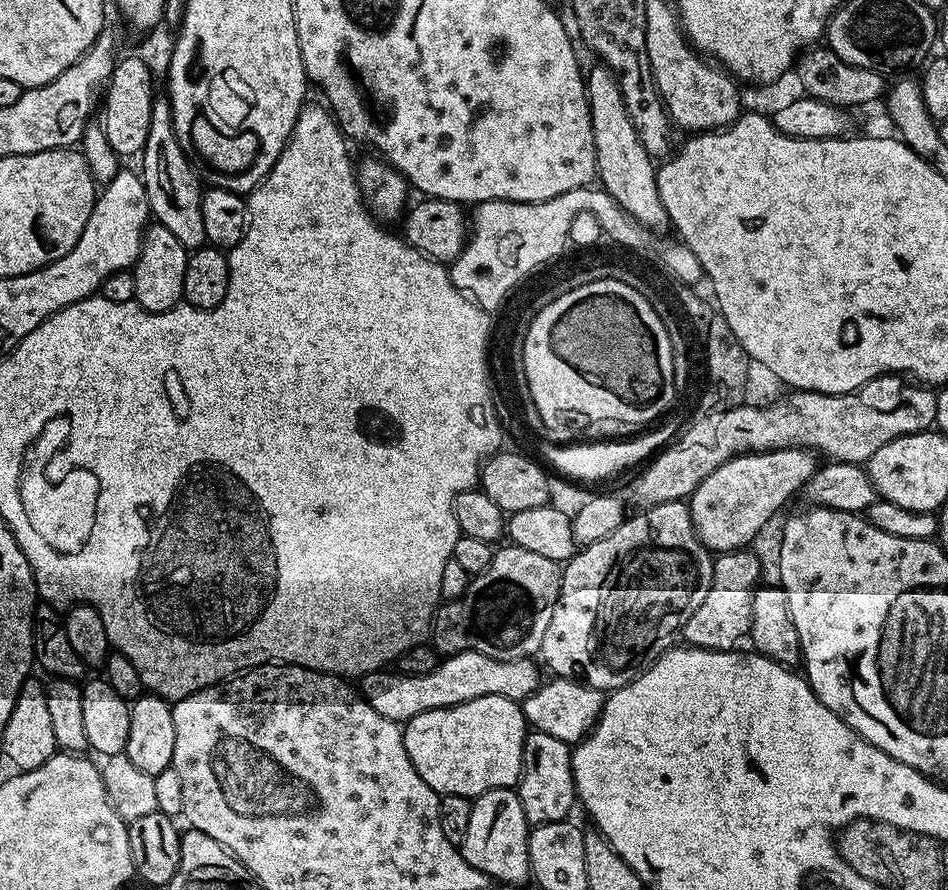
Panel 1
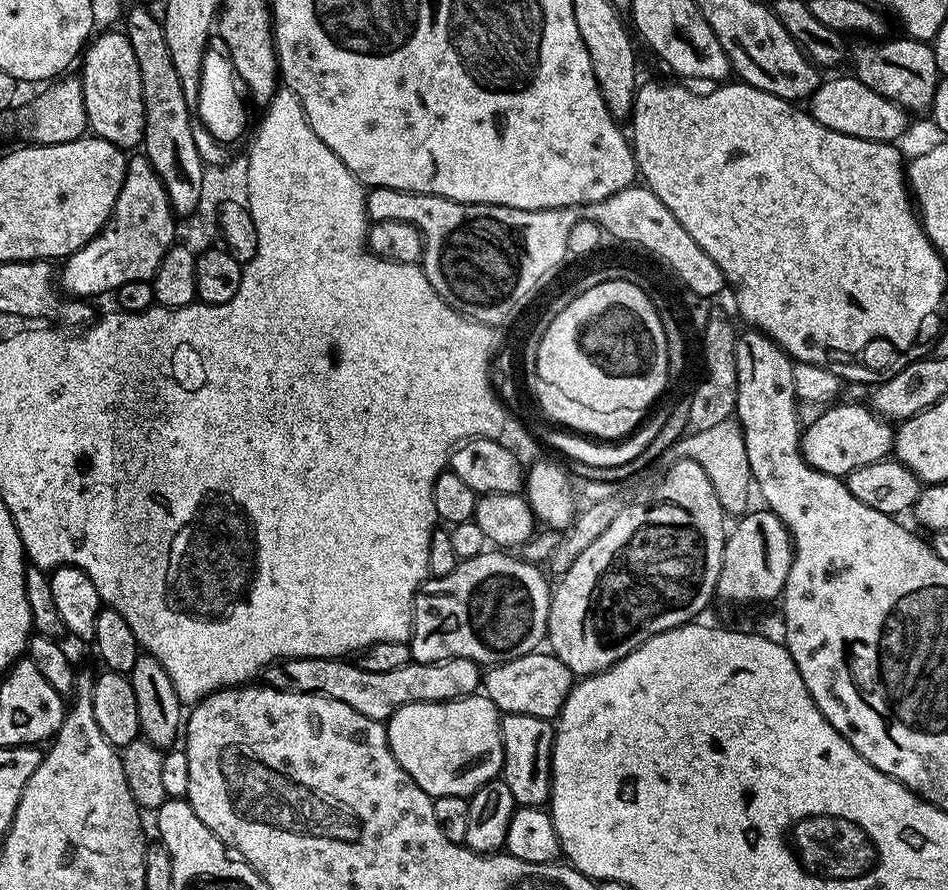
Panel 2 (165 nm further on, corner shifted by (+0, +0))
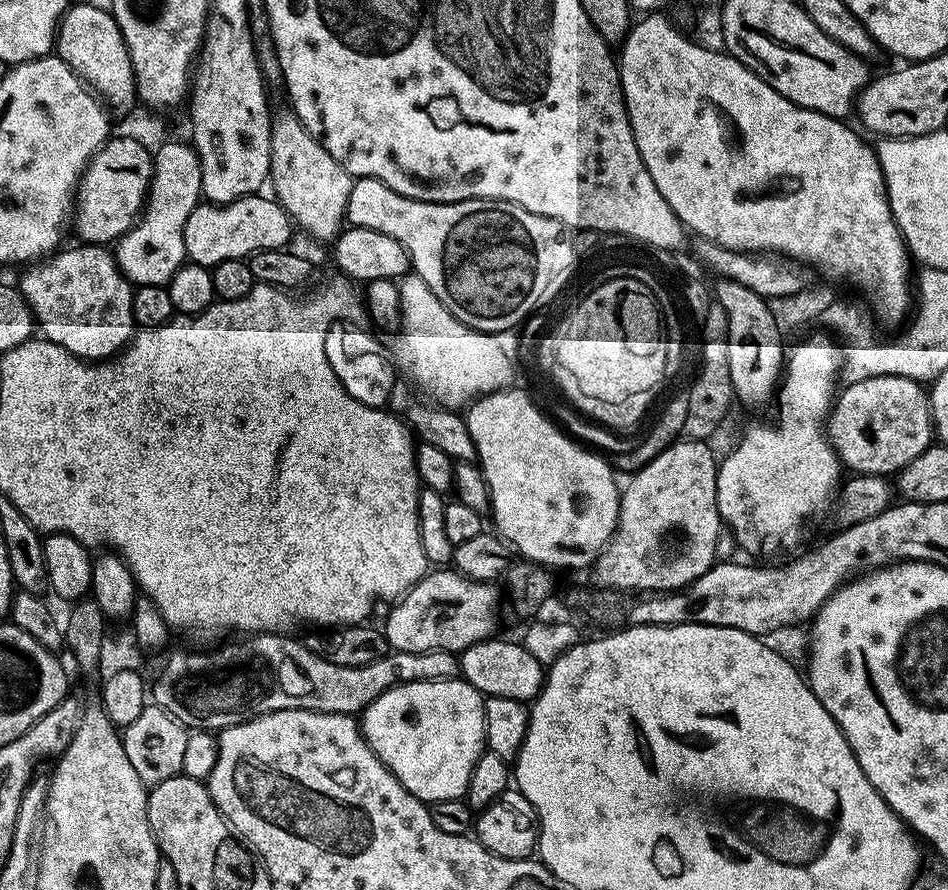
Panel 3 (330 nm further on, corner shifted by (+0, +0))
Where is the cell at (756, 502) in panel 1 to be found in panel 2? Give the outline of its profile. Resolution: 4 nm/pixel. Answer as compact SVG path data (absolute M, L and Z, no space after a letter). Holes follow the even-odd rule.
M838 403L825 407L821 417L803 429L800 453L804 461L819 472L847 478L858 466L870 466L870 462L885 459L893 451L894 428L863 403Z

